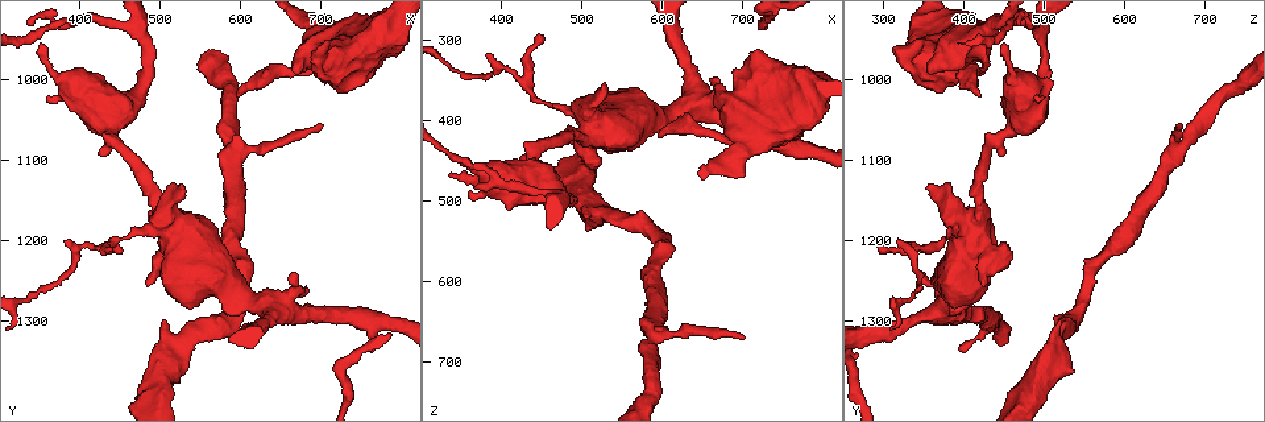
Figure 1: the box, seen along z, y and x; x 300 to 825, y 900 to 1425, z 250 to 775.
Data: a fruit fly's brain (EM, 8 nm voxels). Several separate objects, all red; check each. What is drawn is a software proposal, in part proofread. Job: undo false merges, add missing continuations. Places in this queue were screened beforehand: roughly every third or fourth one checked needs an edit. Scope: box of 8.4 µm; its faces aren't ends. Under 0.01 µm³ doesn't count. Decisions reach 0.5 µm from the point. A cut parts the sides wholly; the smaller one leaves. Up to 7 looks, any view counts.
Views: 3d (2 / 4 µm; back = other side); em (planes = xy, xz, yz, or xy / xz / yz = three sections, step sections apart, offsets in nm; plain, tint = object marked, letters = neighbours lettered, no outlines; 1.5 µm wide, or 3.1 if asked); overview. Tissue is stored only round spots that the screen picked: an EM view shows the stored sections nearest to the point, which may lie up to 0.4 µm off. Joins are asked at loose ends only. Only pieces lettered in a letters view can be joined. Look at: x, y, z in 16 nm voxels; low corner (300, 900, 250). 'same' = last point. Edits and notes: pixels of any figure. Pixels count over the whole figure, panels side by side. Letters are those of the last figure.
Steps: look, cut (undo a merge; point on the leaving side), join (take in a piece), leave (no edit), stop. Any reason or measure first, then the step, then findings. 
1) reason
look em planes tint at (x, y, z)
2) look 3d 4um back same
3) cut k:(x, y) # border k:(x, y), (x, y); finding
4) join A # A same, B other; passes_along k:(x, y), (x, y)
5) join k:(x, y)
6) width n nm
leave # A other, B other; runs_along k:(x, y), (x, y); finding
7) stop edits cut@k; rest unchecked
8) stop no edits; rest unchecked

look em xy step 4 tint at (670, 980, 375)

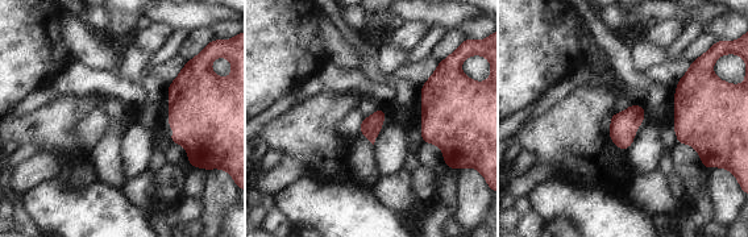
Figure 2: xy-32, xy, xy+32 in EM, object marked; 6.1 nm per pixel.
another direction
look em planes letters same

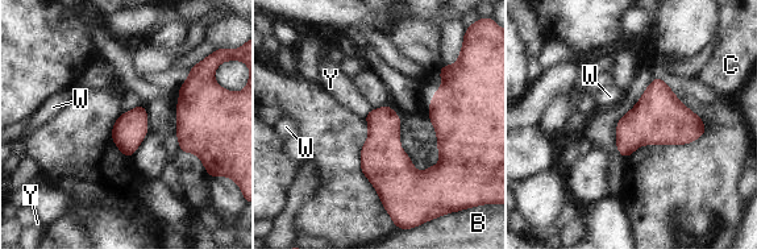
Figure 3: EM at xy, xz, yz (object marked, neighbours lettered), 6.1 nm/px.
width 280 nm
leave # B other, C other, W other, Y other; border 3:(370, 110), (364, 116); one cell here

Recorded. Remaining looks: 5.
calibre changes
look em yz step 4 tint at (345, 950, 445)

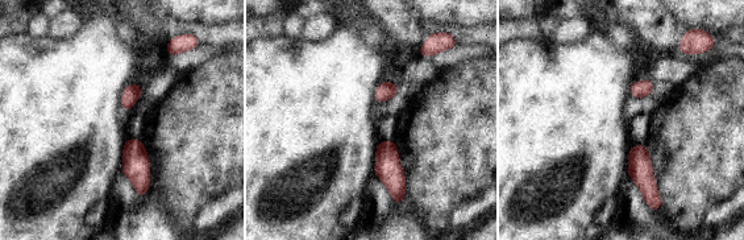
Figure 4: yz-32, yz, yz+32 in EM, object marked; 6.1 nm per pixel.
look em planes tint same

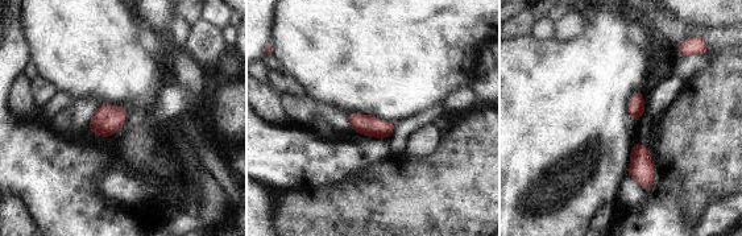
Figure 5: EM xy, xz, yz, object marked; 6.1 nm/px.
look em planes letters same

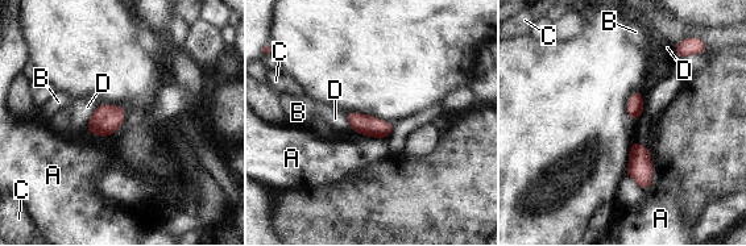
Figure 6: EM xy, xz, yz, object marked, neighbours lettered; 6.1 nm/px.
leave # A other, B other, C other, D other; continuous, no second cell

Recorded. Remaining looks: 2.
stop no edits; rest unchecked

